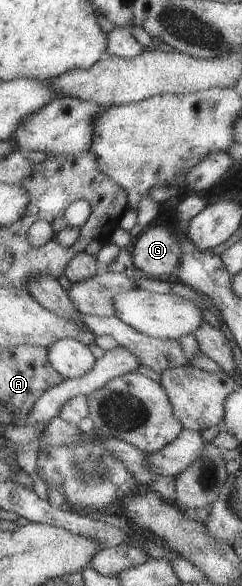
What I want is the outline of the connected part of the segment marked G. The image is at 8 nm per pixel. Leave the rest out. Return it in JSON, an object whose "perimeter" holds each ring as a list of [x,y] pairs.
{"perimeter":[[[166,226],[144,228],[131,243],[130,251],[135,268],[152,279],[167,279],[181,259],[180,243]]]}

